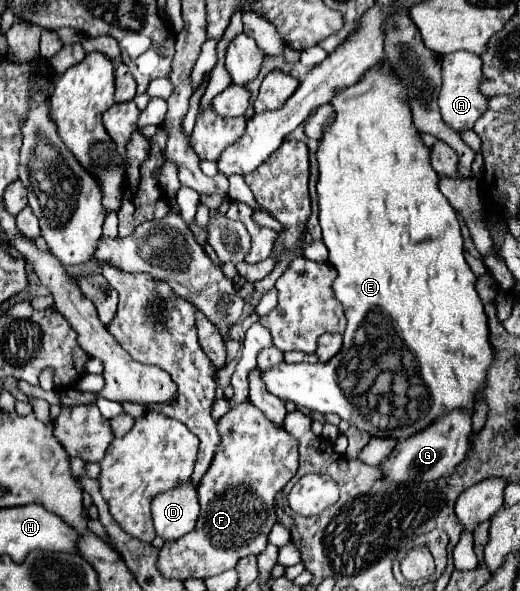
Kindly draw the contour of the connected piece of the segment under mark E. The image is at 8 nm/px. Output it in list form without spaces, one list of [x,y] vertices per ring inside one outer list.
[[[387,62],[369,68],[357,84],[339,90],[331,98],[331,106],[335,108],[335,118],[329,126],[323,128],[323,136],[317,148],[317,164],[319,164],[319,182],[317,182],[317,196],[319,196],[319,222],[323,230],[323,242],[329,250],[329,262],[339,272],[337,280],[333,282],[335,296],[341,300],[347,316],[347,330],[343,334],[343,348],[341,352],[329,360],[329,364],[279,364],[267,370],[261,370],[261,380],[265,382],[269,394],[291,400],[297,406],[319,414],[339,414],[349,424],[365,430],[371,436],[391,436],[391,438],[409,438],[413,432],[419,432],[427,424],[431,424],[437,416],[451,412],[453,408],[469,408],[473,410],[473,396],[485,388],[487,382],[487,368],[493,358],[493,350],[489,344],[489,330],[487,330],[487,316],[483,312],[483,304],[475,290],[475,274],[471,272],[469,264],[465,262],[465,246],[461,236],[461,226],[457,220],[455,210],[447,202],[447,198],[439,190],[439,174],[431,166],[431,148],[427,148],[421,140],[419,130],[413,124],[413,114],[409,108],[405,84],[393,74]]]

